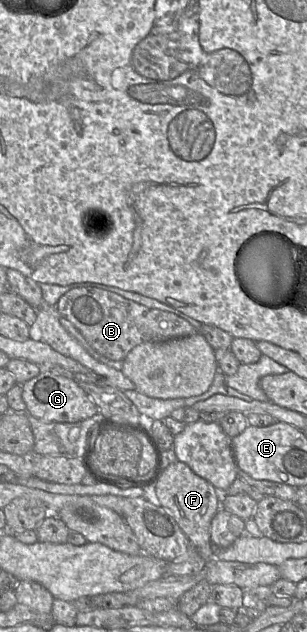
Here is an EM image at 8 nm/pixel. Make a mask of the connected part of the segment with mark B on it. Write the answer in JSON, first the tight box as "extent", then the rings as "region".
{"extent":[54,287,197,361],"region":[[[96,287],[69,290],[59,298],[54,308],[80,331],[95,351],[114,361],[123,361],[141,343],[163,342],[197,333],[190,323],[172,313],[148,308]]]}

